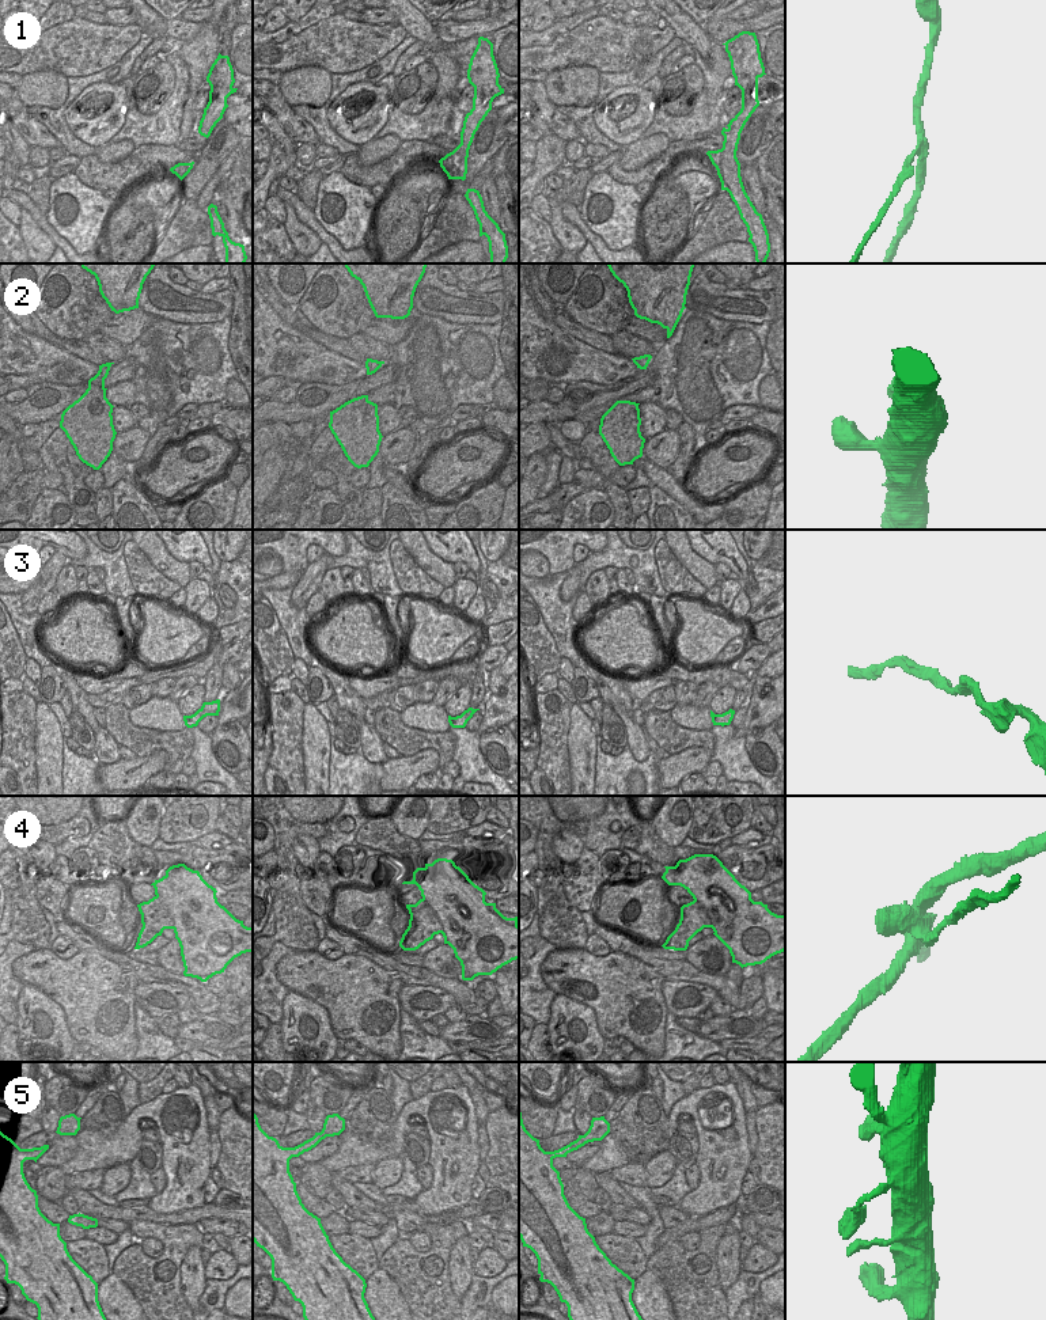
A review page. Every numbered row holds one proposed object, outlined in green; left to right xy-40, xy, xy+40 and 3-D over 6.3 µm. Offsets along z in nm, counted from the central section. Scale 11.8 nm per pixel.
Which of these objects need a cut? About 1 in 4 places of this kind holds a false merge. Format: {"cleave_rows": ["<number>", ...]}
{"cleave_rows": ["1", "4"]}

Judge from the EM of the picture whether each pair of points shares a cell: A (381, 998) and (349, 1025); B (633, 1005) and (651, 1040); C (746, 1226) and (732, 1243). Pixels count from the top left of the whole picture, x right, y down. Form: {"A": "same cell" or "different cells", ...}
{"A": "same cell", "B": "same cell", "C": "different cells"}

